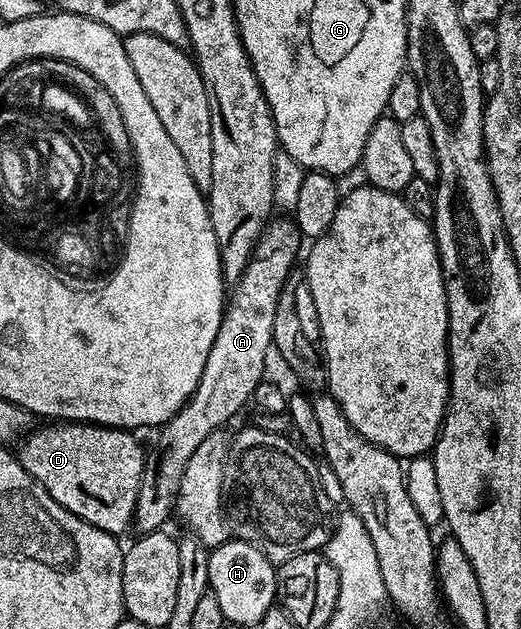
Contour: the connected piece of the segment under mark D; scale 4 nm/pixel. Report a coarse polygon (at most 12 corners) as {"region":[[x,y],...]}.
{"region":[[46,423],[18,462],[100,531],[131,528],[147,454],[128,429]]}

